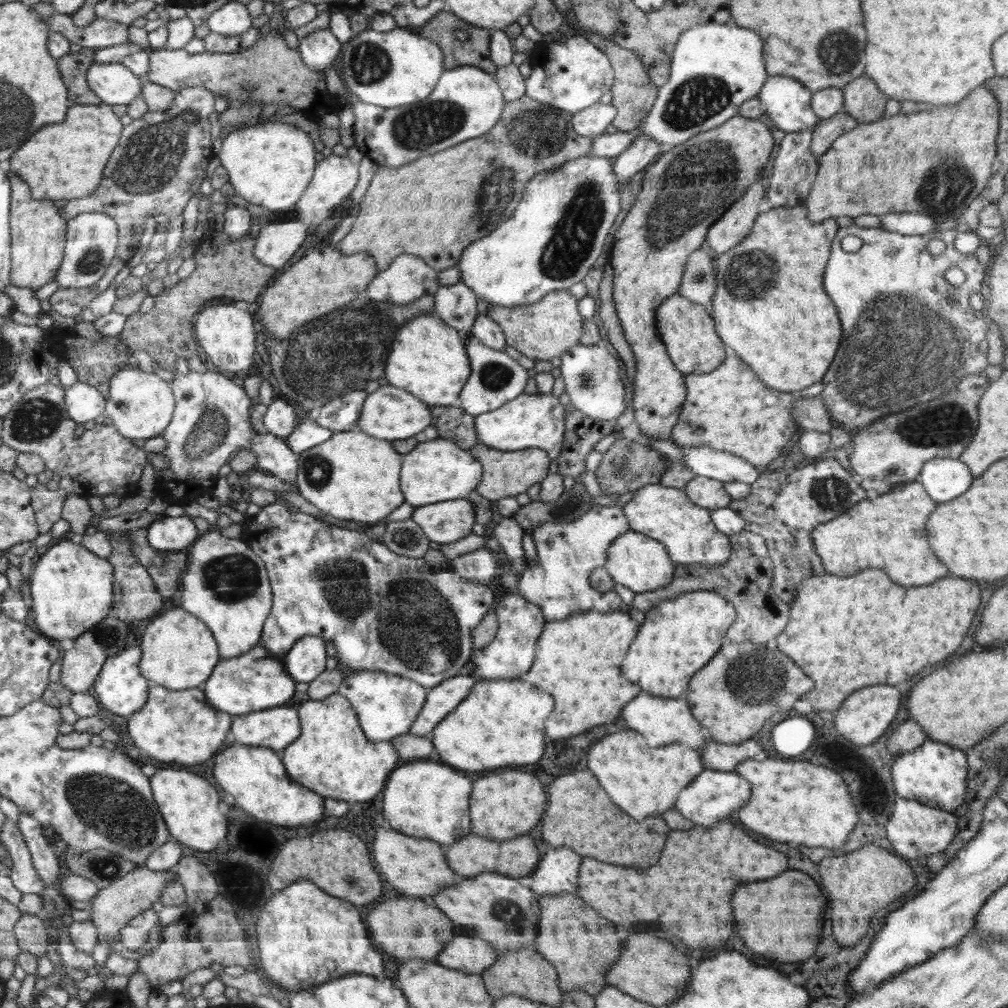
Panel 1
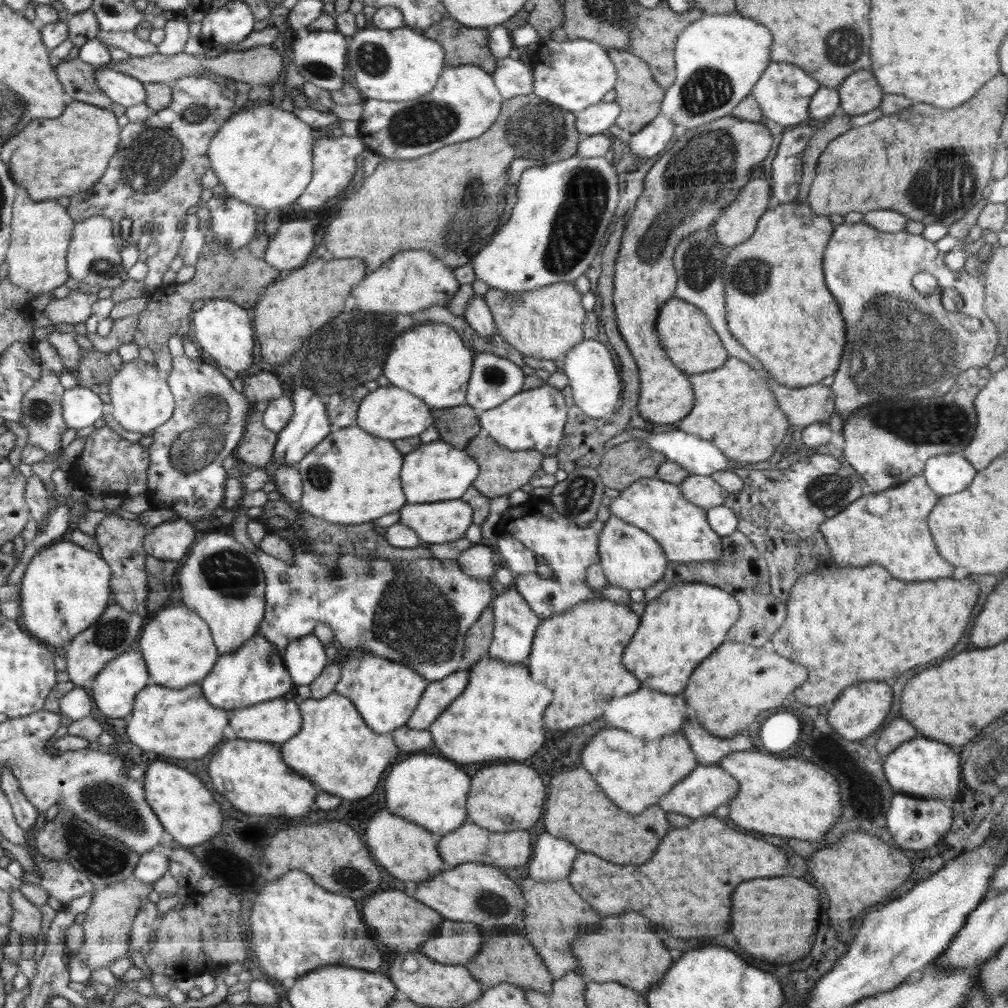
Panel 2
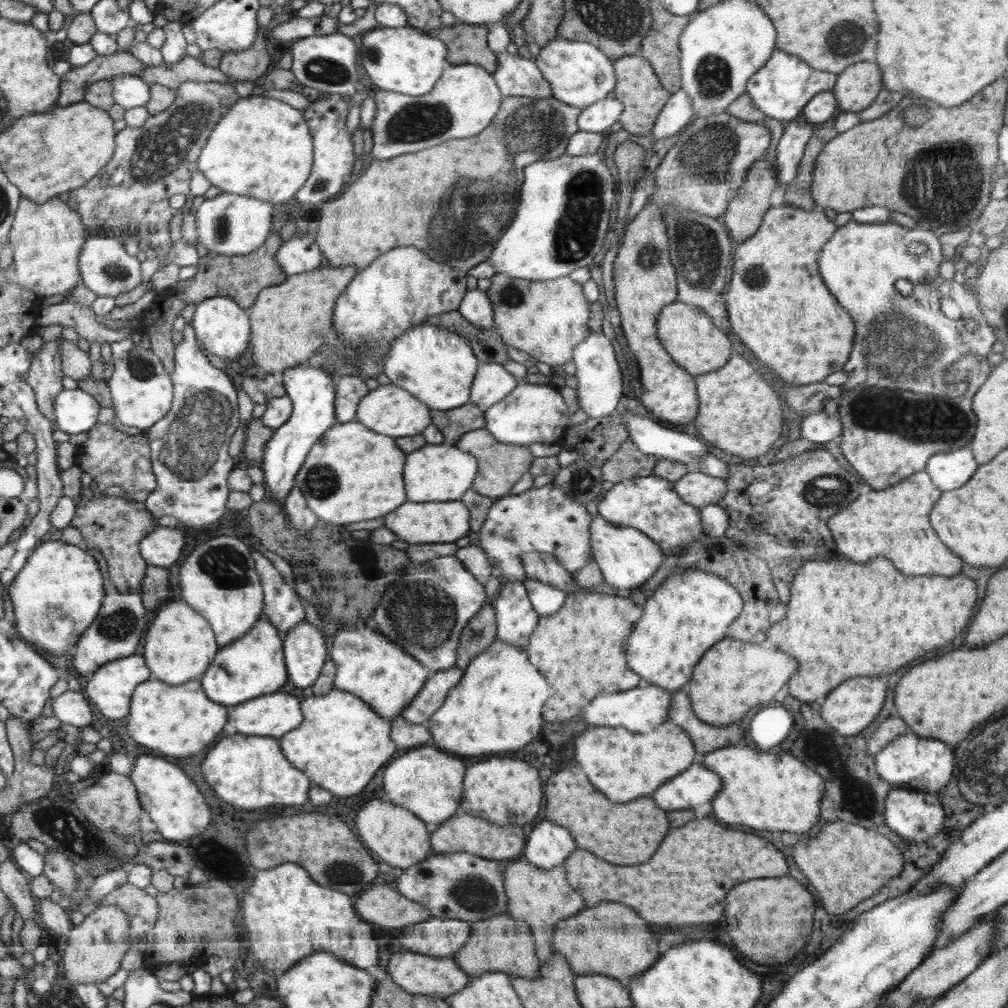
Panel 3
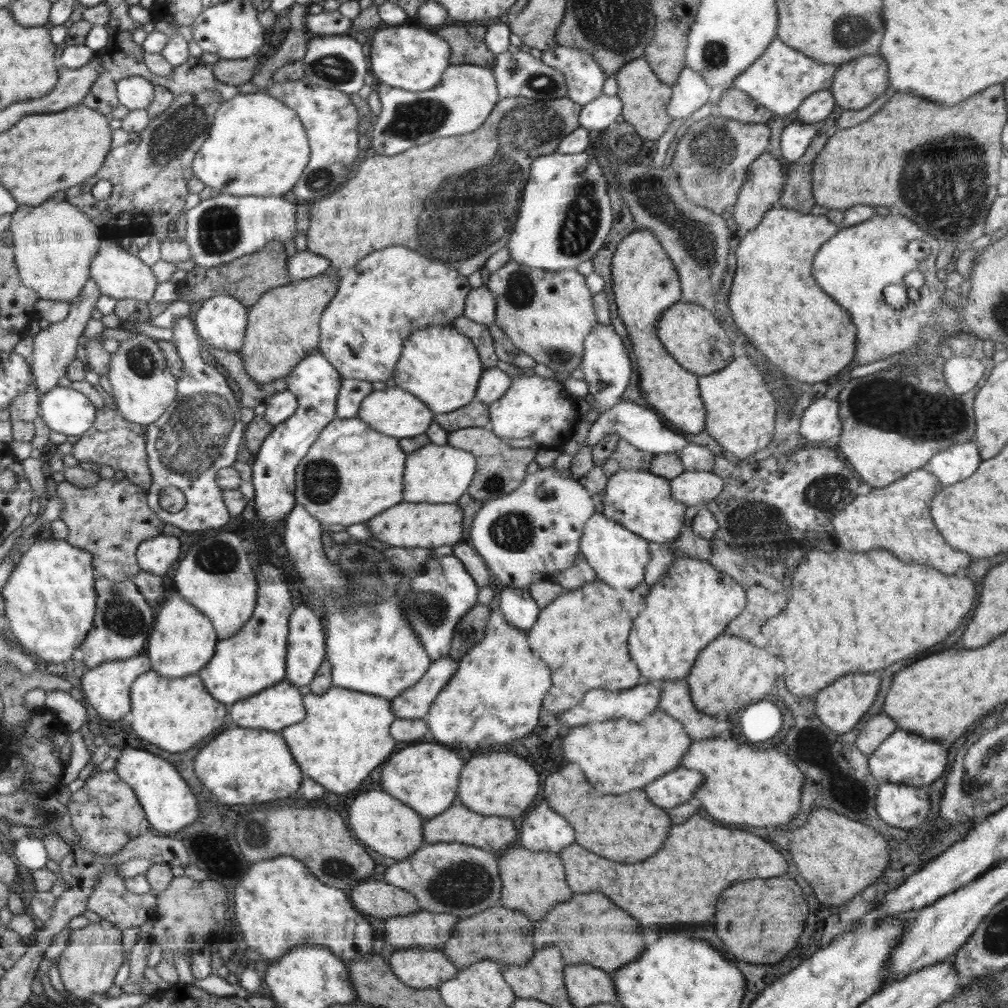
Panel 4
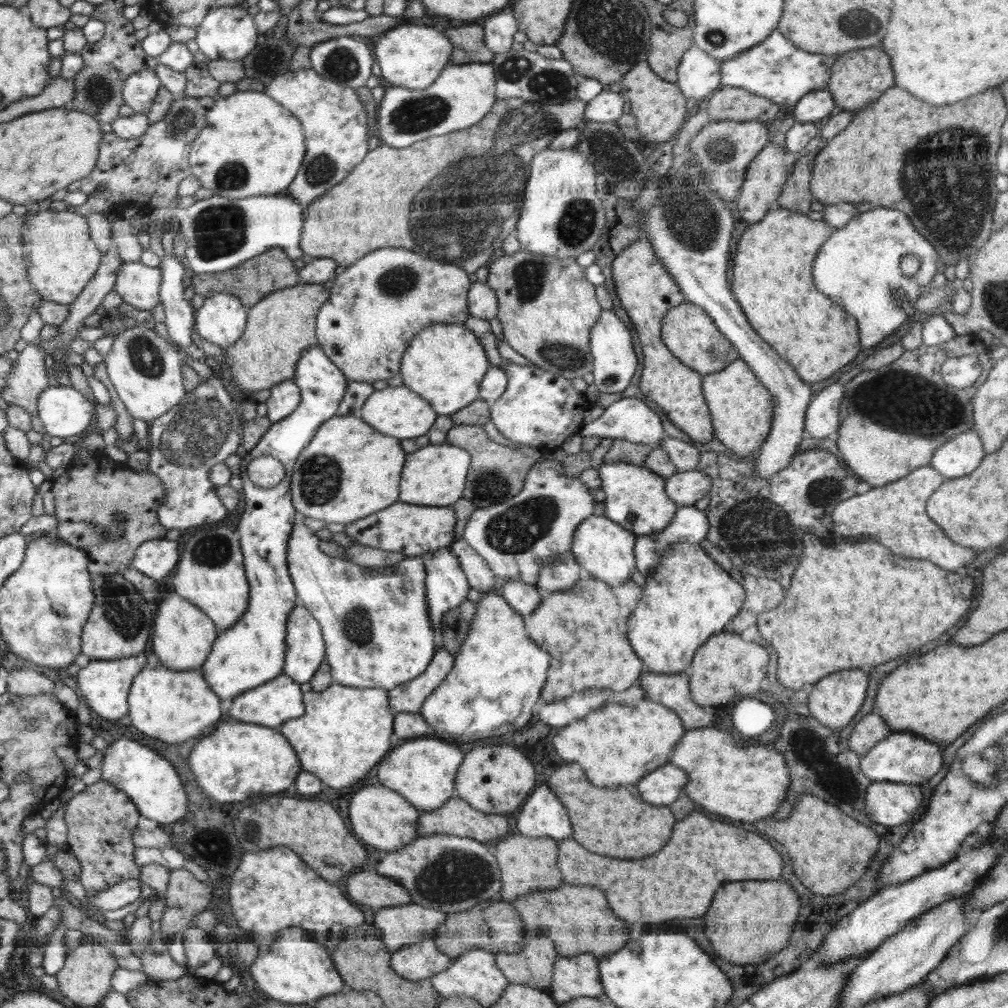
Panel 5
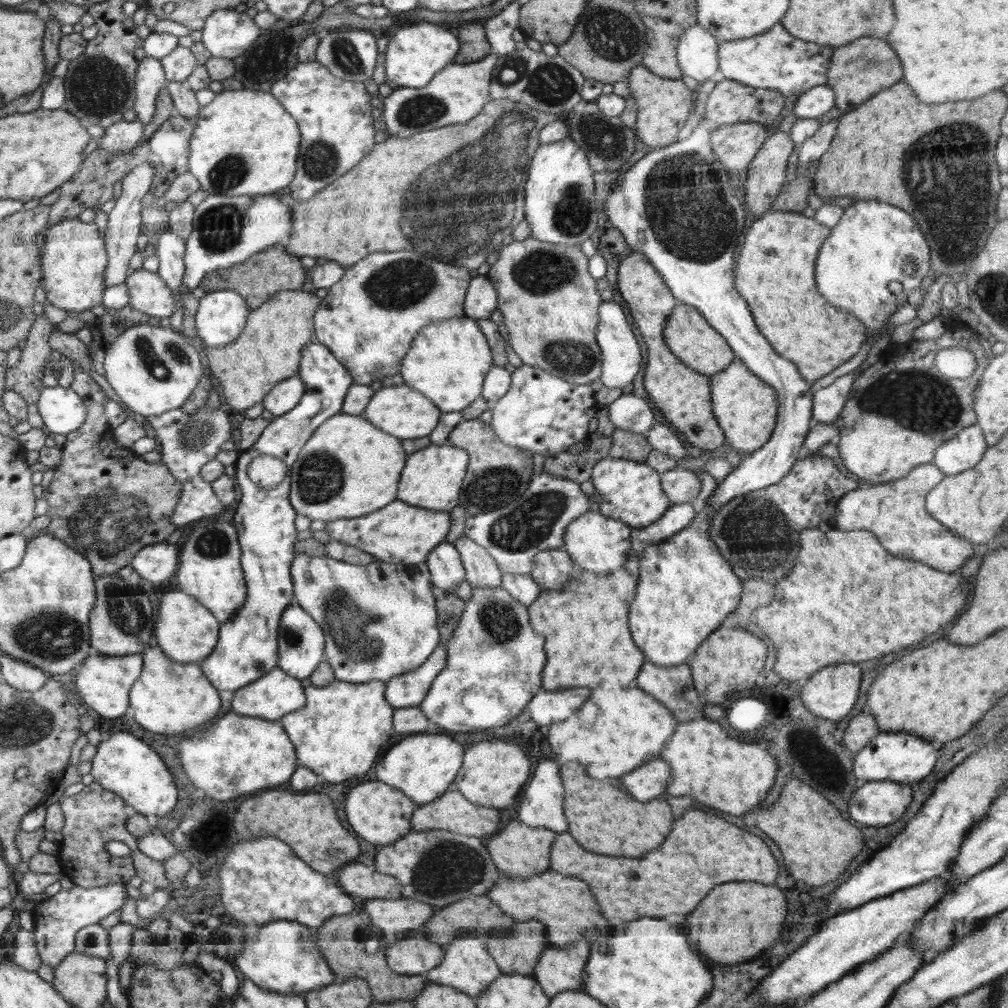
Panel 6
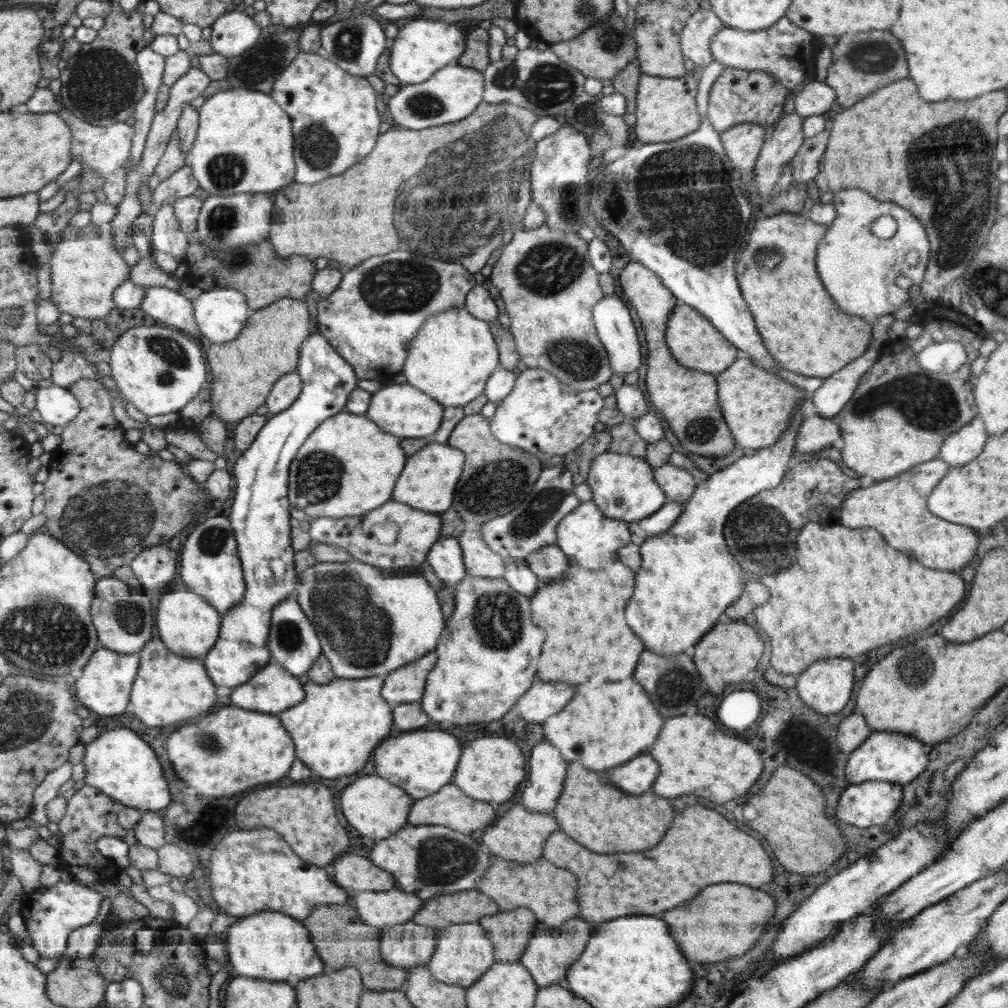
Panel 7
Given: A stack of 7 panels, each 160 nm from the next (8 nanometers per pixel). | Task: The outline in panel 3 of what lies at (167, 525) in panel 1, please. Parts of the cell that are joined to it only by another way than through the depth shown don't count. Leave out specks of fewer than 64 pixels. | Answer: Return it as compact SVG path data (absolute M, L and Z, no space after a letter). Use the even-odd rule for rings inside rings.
M158 526L157 530L140 544L141 555L149 565L172 566L184 548L184 536L178 527Z

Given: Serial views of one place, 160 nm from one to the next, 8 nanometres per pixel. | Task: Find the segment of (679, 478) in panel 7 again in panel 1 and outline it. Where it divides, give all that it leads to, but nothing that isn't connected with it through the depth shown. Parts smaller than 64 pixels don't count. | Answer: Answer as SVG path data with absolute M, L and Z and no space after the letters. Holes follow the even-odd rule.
M701 475L690 480L684 492L692 503L709 511L728 507L732 500L722 482Z

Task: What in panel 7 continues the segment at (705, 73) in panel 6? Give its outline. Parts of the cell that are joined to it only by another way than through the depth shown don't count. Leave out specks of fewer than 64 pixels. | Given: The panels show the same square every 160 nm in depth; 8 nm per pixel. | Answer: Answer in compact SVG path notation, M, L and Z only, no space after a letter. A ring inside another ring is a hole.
M701 8L692 14L681 32L679 43L682 49L682 57L688 58L695 69L702 69L712 63L710 43L713 35L722 30L720 19L712 13L712 10Z

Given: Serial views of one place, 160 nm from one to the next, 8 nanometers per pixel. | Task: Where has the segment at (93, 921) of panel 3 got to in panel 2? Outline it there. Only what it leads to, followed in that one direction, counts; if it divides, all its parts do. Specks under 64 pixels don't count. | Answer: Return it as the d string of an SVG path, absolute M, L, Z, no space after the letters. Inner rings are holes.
M136 879L97 889L92 895L90 906L85 910L86 918L81 924L84 929L84 944L74 956L80 958L92 972L112 964L116 958L123 958L128 952L130 922L136 920L137 912L150 891L151 883L140 882Z

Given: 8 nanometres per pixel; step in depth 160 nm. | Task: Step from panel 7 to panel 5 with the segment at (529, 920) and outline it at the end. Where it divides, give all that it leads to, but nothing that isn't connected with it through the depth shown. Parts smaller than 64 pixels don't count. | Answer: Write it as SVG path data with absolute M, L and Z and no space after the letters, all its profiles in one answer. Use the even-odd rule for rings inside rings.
M550 936L526 938L522 951L498 953L495 964L509 984L534 986L551 995L552 969L558 956L554 946Z

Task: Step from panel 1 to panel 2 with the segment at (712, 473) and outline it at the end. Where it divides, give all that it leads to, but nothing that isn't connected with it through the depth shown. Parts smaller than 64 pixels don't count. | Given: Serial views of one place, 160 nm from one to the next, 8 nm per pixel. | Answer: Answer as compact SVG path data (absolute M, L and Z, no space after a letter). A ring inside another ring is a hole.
M682 430L649 432L644 442L691 474L710 476L711 473L732 468L730 459L714 444Z

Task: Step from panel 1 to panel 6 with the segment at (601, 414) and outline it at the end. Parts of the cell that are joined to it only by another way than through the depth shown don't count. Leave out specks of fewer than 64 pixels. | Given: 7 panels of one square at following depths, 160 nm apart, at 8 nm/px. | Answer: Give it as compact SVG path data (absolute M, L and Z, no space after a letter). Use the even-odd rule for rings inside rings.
M615 301L603 302L598 309L600 322L595 330L595 339L600 347L602 355L601 377L603 386L606 388L624 388L632 384L636 374L640 372L640 345L636 341L636 336L631 329L631 325L626 321L624 310Z

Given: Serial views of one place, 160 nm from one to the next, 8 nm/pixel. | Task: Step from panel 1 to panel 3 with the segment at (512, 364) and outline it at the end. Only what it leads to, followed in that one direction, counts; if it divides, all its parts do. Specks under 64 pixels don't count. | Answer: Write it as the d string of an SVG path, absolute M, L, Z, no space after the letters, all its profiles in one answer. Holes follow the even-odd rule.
M481 363L472 381L469 402L486 410L516 388L516 378L504 365Z

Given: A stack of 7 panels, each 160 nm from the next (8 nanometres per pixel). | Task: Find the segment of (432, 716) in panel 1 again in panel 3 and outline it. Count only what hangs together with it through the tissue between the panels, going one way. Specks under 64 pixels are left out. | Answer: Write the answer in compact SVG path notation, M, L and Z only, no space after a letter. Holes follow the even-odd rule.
M456 666L452 668L444 668L434 673L434 676L429 677L423 684L422 690L411 700L411 703L401 712L400 716L410 723L425 724L426 721L432 716L446 700L447 694L451 688L454 688L459 680L463 677L465 672Z

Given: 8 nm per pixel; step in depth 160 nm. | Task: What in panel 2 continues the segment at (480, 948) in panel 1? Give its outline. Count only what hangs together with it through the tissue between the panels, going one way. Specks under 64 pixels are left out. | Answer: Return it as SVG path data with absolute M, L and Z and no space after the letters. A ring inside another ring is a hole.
M444 919L439 932L421 944L418 952L442 965L468 965L480 951L485 934L464 923Z

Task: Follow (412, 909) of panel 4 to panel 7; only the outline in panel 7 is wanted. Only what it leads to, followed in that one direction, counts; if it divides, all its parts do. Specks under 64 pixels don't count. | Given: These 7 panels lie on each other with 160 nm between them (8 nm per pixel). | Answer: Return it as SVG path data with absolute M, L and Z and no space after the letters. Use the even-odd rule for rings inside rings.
M353 853L342 854L334 861L330 870L334 880L345 889L386 892L397 886L392 874L378 868L370 859Z

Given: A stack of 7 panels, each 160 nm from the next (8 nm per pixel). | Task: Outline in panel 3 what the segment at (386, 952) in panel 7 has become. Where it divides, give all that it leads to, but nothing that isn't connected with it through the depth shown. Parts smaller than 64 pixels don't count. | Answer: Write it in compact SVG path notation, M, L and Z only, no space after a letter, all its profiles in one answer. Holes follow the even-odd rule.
M401 950L391 956L386 971L394 983L410 994L436 996L447 1001L451 994L466 988L471 979L456 965L453 958L432 957L406 950Z

